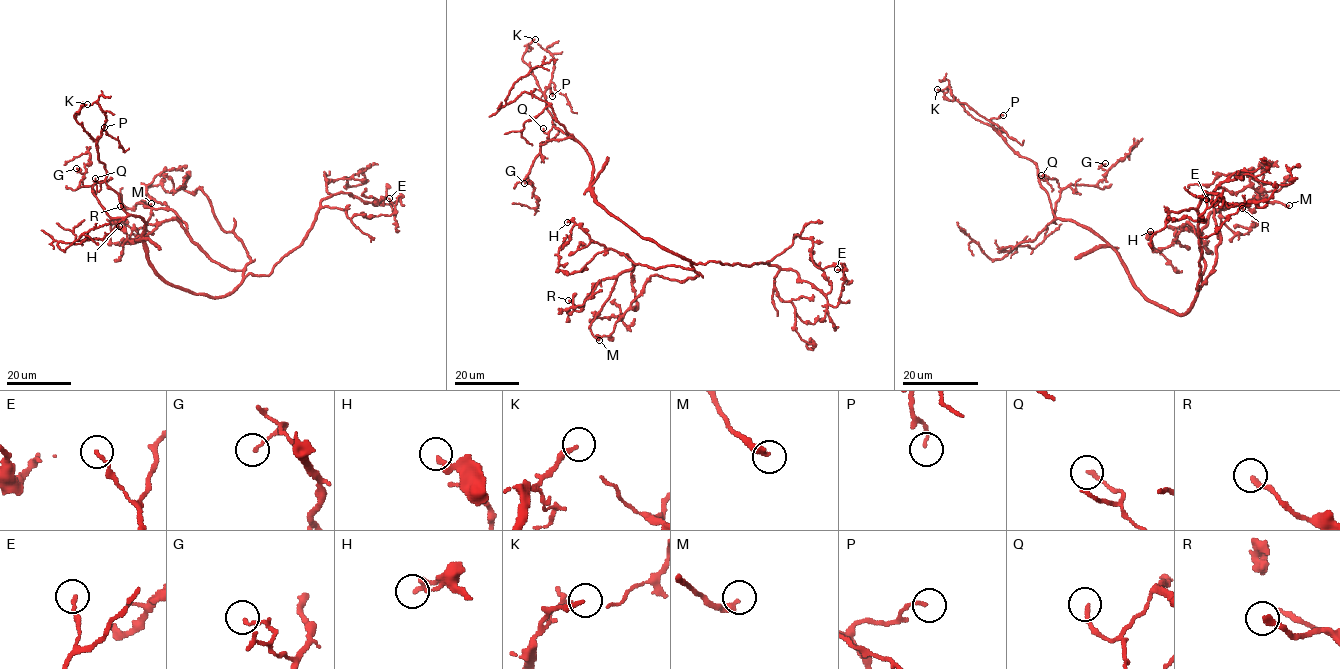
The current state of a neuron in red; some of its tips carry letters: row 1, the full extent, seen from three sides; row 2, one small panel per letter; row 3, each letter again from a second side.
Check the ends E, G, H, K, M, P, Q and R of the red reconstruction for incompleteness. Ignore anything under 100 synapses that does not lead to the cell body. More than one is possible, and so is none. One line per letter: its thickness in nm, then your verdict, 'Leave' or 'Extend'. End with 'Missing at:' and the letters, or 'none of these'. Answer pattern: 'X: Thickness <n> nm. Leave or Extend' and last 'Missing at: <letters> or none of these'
E: Thickness 160 nm. Leave
G: Thickness 160 nm. Leave
H: Thickness 280 nm. Leave
K: Thickness 240 nm. Leave
M: Thickness 260 nm. Leave
P: Thickness 130 nm. Leave
Q: Thickness 180 nm. Leave
R: Thickness 240 nm. Leave
Missing at: none of these

